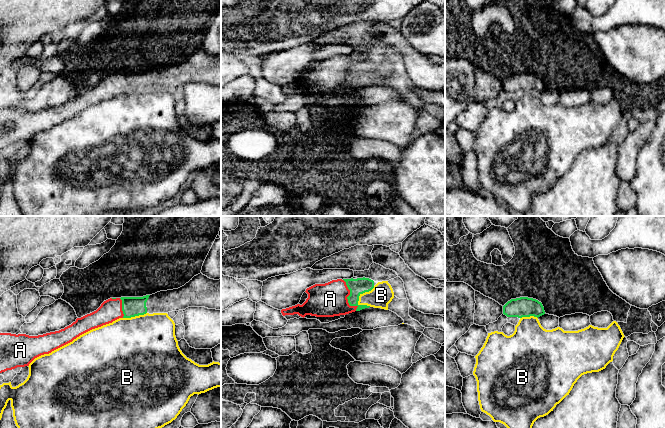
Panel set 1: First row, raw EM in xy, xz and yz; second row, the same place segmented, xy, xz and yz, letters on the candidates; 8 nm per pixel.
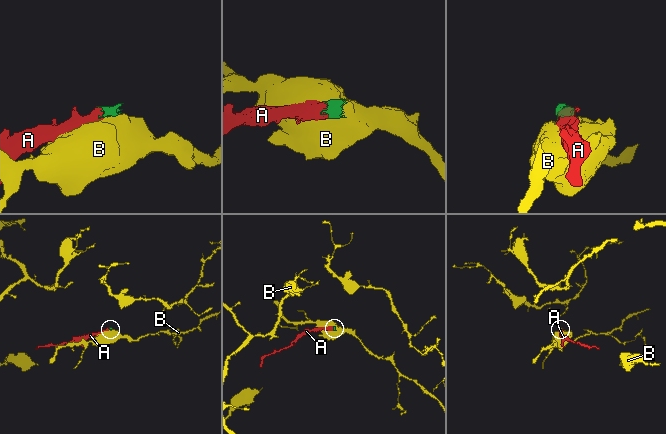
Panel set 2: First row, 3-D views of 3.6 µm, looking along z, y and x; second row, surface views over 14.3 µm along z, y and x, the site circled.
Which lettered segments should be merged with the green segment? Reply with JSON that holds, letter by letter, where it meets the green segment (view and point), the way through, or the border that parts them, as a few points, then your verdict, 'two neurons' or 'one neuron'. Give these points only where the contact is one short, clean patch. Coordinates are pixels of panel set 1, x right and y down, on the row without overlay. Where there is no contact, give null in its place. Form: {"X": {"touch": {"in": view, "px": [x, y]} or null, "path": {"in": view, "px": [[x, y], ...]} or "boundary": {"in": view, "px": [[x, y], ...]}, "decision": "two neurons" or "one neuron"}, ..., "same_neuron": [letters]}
{"A": {"touch": {"in": "xz", "px": [347, 73]}, "path": {"in": "xz", "px": [[358, 62], [347, 73], [330, 75]]}, "decision": "one neuron"}, "B": {"touch": {"in": "xz", "px": [362, 69]}, "boundary": {"in": "xz", "px": [[374, 62], [359, 72], [358, 81]]}, "decision": "two neurons"}, "same_neuron": ["A"]}

